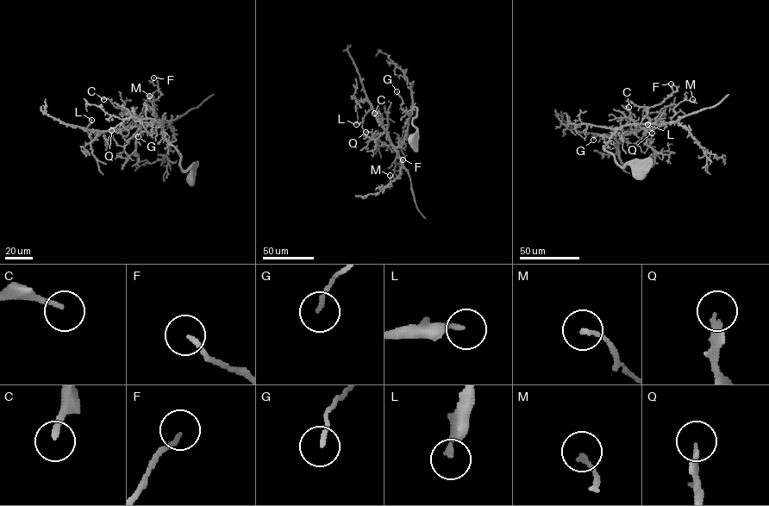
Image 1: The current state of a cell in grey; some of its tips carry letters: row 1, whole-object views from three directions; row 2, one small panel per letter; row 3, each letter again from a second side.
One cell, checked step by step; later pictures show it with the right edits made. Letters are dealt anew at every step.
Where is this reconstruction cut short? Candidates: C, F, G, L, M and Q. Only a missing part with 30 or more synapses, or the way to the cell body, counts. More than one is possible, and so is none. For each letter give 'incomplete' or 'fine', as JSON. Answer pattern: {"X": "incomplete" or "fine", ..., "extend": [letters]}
{"C": "fine", "F": "fine", "G": "fine", "L": "incomplete", "M": "fine", "Q": "incomplete", "extend": ["L", "Q"]}

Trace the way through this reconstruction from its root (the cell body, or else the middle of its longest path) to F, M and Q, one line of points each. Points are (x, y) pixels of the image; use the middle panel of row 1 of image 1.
F: (412, 138), (415, 107), (401, 145), (399, 140), (404, 157), (400, 165), (403, 159)
M: (412, 138), (416, 130), (412, 122), (415, 107), (411, 111), (403, 142), (397, 149), (394, 172), (390, 175)
Q: (412, 138), (416, 130), (412, 122), (415, 107), (398, 146), (385, 134), (365, 132)

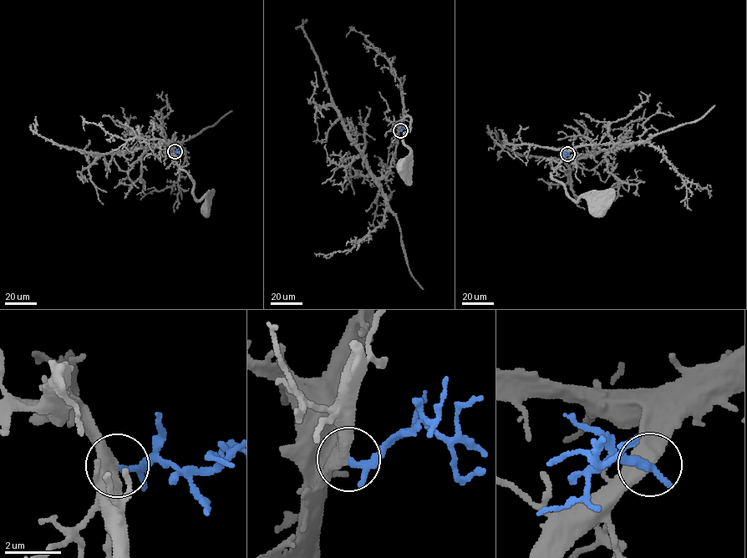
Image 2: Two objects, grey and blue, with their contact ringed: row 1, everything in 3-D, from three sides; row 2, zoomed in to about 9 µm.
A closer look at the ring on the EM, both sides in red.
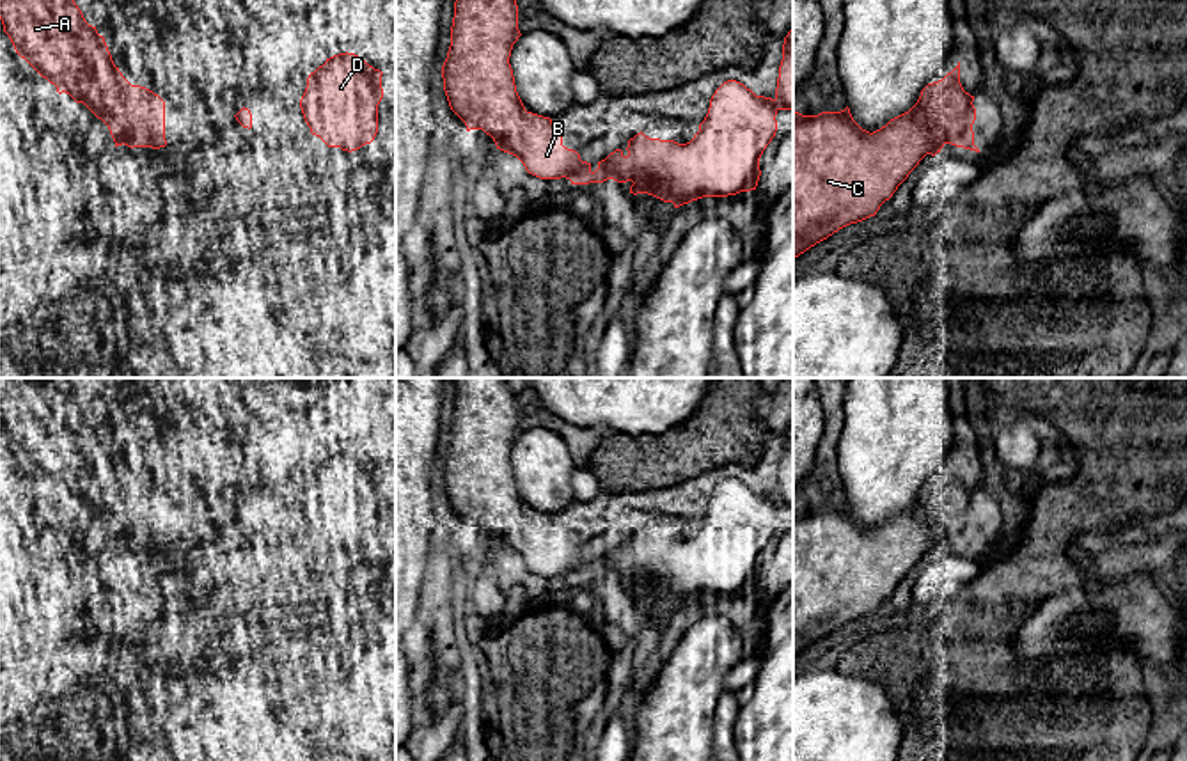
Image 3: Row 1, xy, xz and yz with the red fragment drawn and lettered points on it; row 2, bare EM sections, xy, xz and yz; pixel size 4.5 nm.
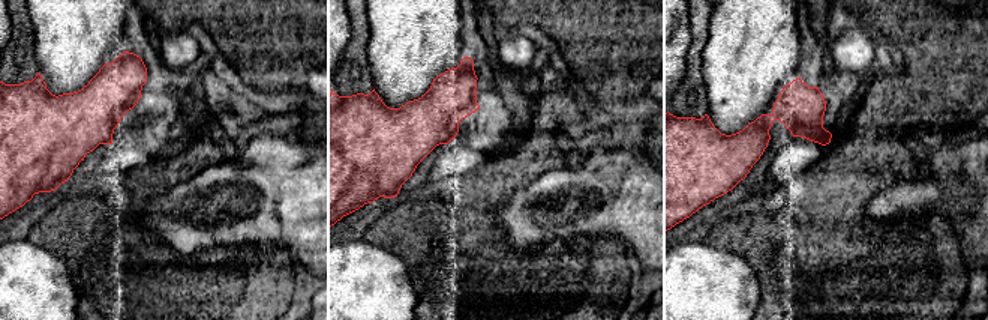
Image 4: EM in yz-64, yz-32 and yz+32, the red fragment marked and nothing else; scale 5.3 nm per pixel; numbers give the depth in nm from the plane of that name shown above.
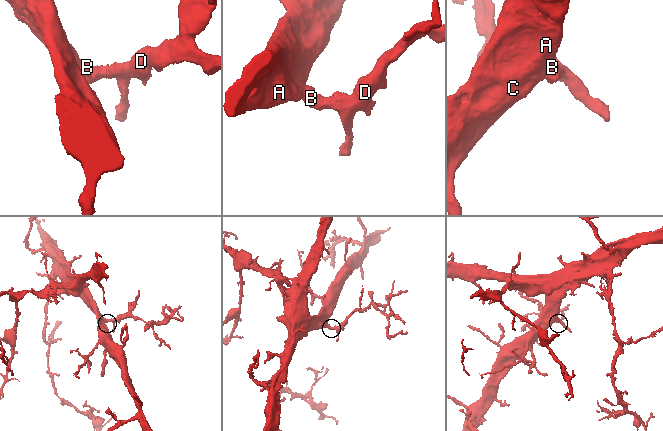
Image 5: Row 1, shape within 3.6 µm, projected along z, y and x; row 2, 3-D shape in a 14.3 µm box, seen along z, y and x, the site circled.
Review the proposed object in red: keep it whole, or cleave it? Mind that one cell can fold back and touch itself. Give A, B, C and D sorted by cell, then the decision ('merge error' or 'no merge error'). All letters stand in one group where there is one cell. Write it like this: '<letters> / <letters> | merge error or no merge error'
A B C D | no merge error

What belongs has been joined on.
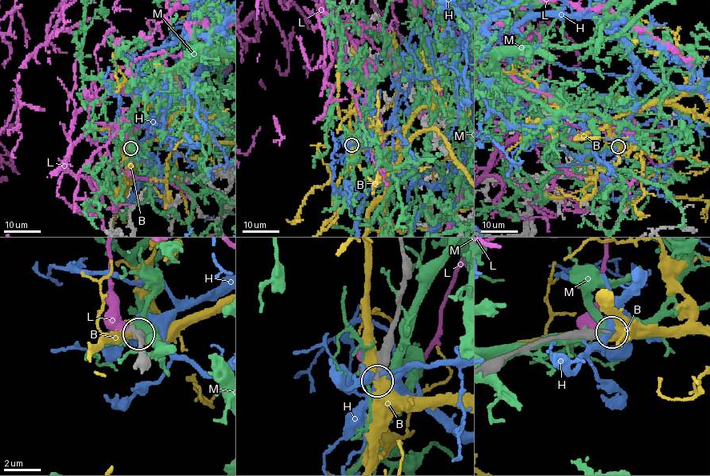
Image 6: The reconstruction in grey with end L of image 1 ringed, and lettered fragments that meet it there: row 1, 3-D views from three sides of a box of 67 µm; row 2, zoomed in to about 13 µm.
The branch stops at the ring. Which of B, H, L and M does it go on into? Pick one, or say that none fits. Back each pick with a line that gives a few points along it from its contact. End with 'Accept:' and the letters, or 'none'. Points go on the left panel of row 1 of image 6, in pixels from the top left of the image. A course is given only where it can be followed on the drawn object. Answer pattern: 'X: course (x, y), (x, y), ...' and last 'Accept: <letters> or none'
Accept: none

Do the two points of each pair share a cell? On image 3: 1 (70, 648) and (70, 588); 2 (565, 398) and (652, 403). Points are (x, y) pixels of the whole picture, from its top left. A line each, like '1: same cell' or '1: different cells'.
1: same cell
2: same cell

